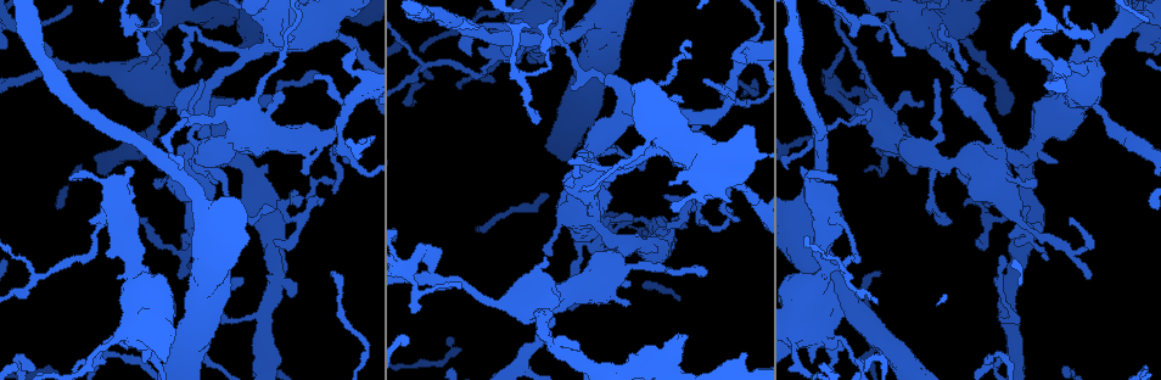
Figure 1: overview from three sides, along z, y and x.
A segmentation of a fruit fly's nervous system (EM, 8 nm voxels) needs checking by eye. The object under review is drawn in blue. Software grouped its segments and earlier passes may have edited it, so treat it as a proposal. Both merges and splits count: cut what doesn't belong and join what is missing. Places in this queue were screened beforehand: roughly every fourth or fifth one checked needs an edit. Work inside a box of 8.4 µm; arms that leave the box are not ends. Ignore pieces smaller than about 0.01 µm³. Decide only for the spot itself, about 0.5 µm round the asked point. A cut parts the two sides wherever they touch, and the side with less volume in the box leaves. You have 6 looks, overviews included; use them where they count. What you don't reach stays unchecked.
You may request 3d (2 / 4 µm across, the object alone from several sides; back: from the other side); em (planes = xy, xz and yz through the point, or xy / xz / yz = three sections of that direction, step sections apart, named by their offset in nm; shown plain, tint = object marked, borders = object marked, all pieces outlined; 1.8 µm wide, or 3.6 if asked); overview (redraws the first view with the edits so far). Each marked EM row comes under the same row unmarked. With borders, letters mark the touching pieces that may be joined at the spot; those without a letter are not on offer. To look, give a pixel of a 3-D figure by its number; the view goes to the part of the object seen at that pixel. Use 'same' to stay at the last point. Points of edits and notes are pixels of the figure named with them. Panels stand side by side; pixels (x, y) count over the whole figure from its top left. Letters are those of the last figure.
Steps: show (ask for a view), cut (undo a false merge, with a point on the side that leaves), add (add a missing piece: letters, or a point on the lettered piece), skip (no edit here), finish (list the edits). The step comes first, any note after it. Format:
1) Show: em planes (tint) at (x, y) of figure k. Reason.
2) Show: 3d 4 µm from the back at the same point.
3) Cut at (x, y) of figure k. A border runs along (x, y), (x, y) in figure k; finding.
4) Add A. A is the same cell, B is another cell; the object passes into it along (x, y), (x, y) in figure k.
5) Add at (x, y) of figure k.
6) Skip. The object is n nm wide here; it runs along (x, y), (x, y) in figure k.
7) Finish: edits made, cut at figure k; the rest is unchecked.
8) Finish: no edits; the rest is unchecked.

Show: em 3.6 µm planes (borders) at (670, 137) of figure 1. Sharp bend.

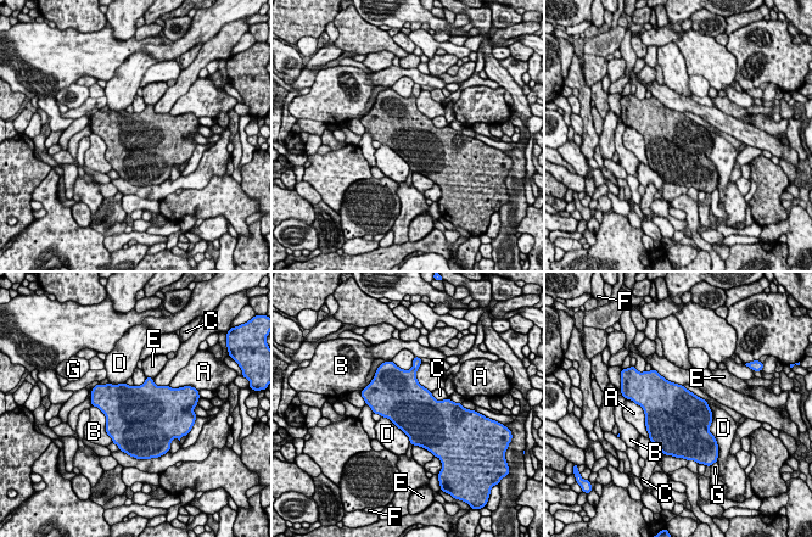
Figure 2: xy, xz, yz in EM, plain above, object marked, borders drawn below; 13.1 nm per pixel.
Skip. A, B, C, D, E, F and G are other cells; a border runs along (705, 401), (714, 435) in figure 2; continuous, no second cell.

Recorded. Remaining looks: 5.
Show: 3d 4 µm from the back at (337, 128) of figure 1. Sharp bend.

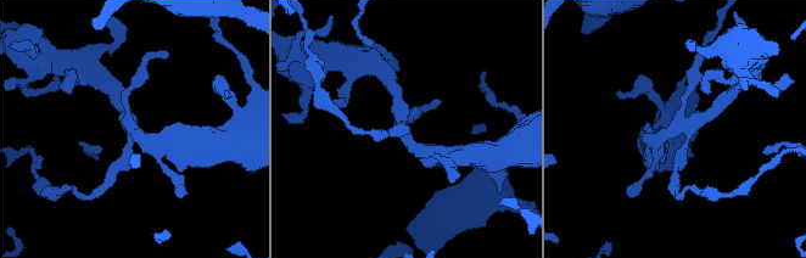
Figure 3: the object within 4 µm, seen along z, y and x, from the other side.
Show: em xy step 16 (tint) at (685, 128) of figure 3. 4 arms meet here; now the EM.

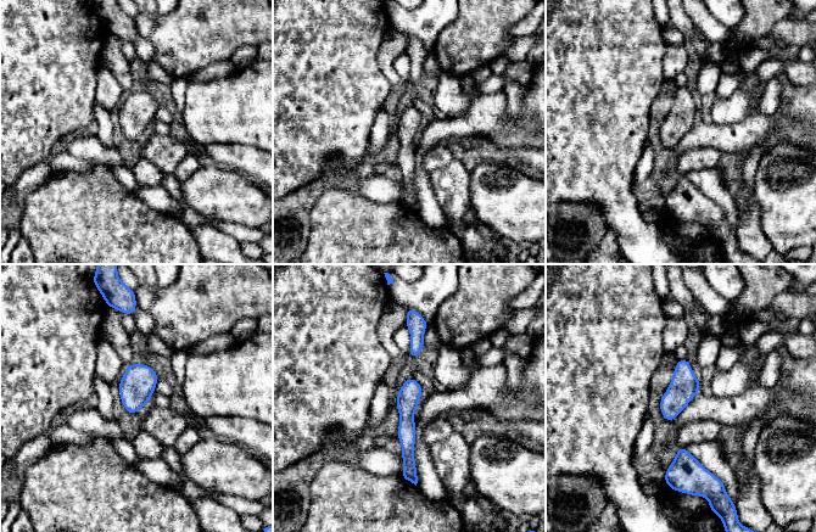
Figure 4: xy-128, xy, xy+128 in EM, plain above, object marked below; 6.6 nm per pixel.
Show: em xz step 4 (borders) at the same point.

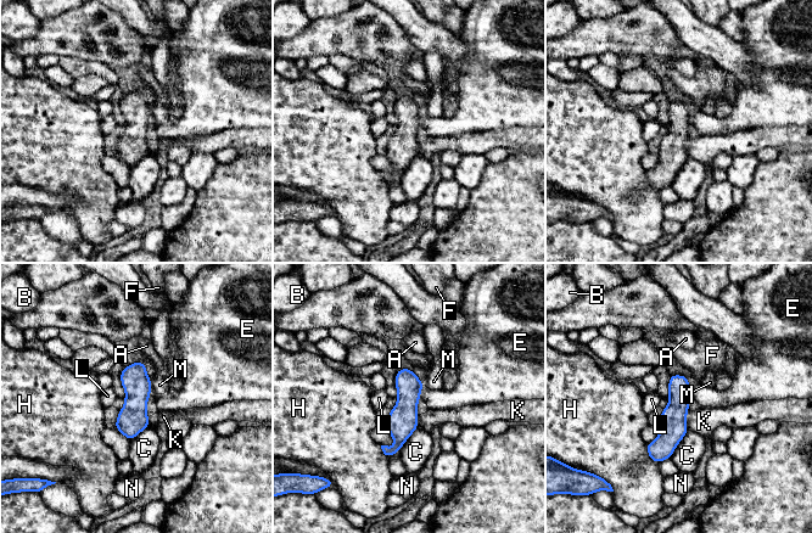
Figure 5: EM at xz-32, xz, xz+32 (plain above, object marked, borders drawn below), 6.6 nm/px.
Skip. A, B, C, E, F, H, K, L, M and N are other cells; it runs along (679, 377), (678, 408), (658, 459) in figure 5; continuous, no second cell.

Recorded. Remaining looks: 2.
Show: em planes (borders) at (162, 153) of figure 1. Abrupt turn.

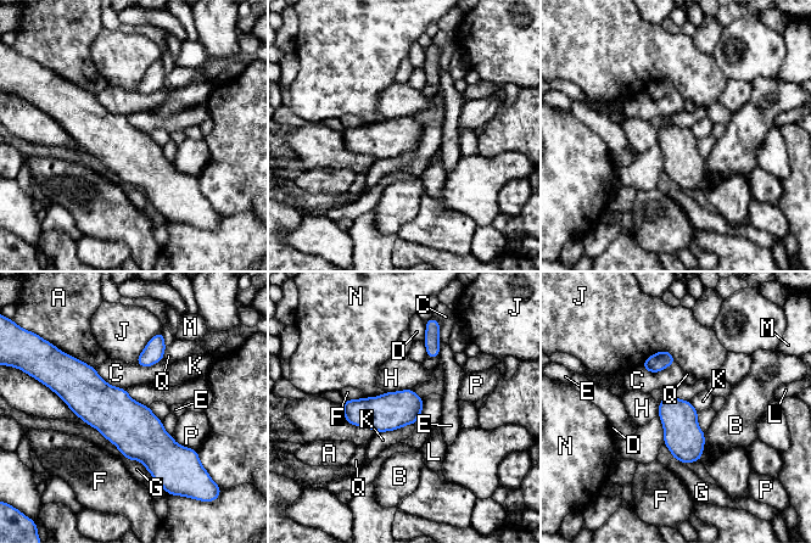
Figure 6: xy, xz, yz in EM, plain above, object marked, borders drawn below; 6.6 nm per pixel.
Skip. A, B, C, D, E, F, G, H, J, K, L, M, N, P and Q are other cells; one cell here.

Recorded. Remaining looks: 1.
Finish: no edits; the rest is unchecked.

